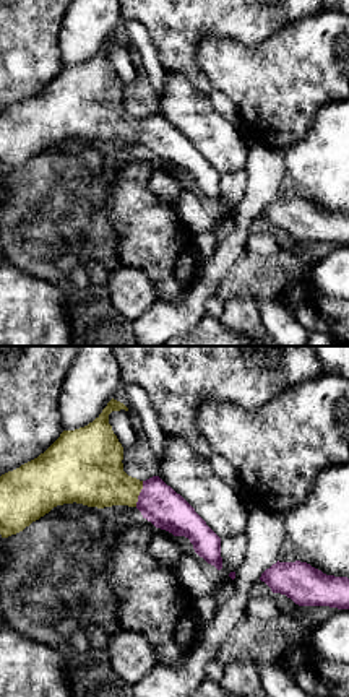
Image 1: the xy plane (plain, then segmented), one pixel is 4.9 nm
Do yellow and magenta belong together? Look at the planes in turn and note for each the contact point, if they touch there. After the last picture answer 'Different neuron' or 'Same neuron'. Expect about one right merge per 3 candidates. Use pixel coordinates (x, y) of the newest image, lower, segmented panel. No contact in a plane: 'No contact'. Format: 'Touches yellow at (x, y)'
Touches yellow at (138, 494)

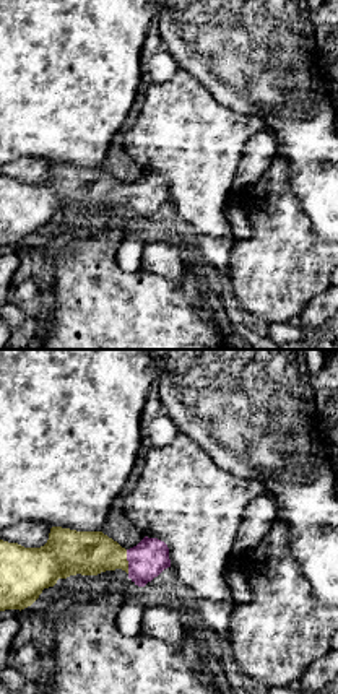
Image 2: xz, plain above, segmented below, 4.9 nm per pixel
Touches yellow at (127, 561)

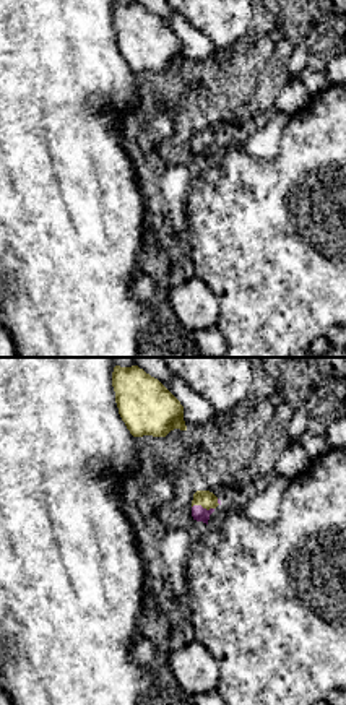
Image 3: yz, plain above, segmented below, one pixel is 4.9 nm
Touches yellow at (203, 507)

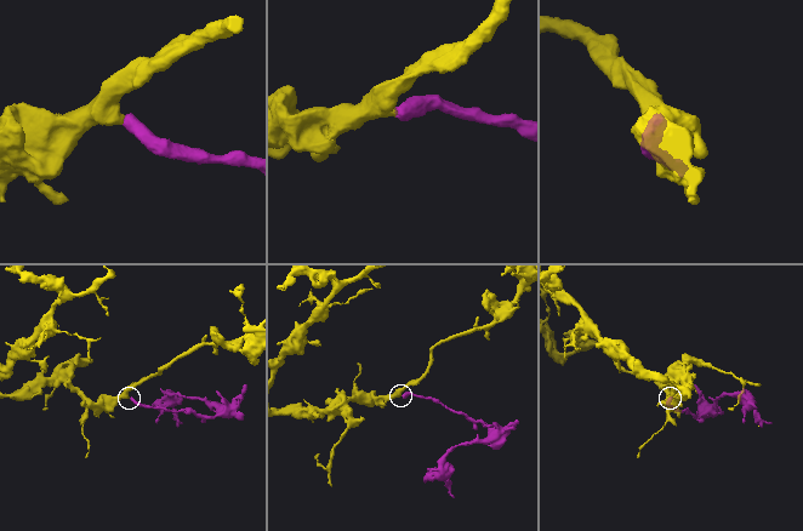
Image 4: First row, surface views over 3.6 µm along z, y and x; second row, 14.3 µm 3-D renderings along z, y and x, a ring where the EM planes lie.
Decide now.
Same neuron

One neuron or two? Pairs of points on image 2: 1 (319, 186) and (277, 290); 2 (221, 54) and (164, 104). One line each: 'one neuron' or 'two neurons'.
1: two neurons
2: two neurons

